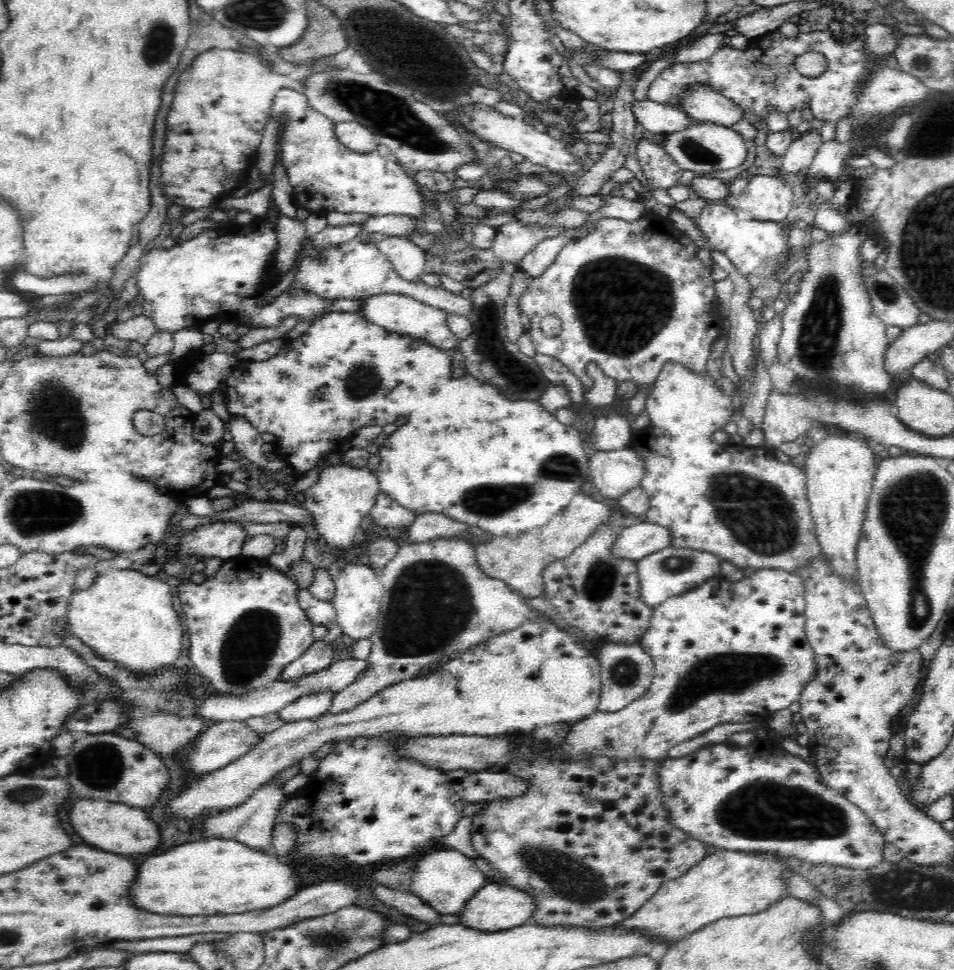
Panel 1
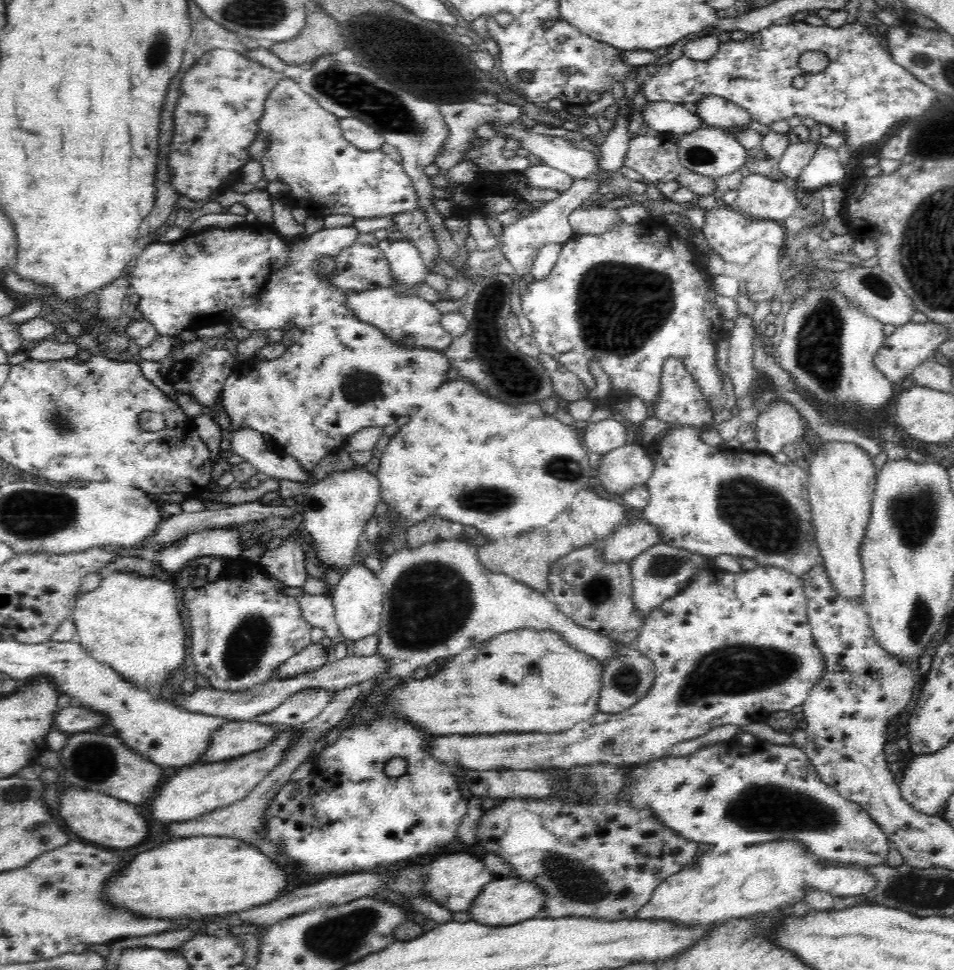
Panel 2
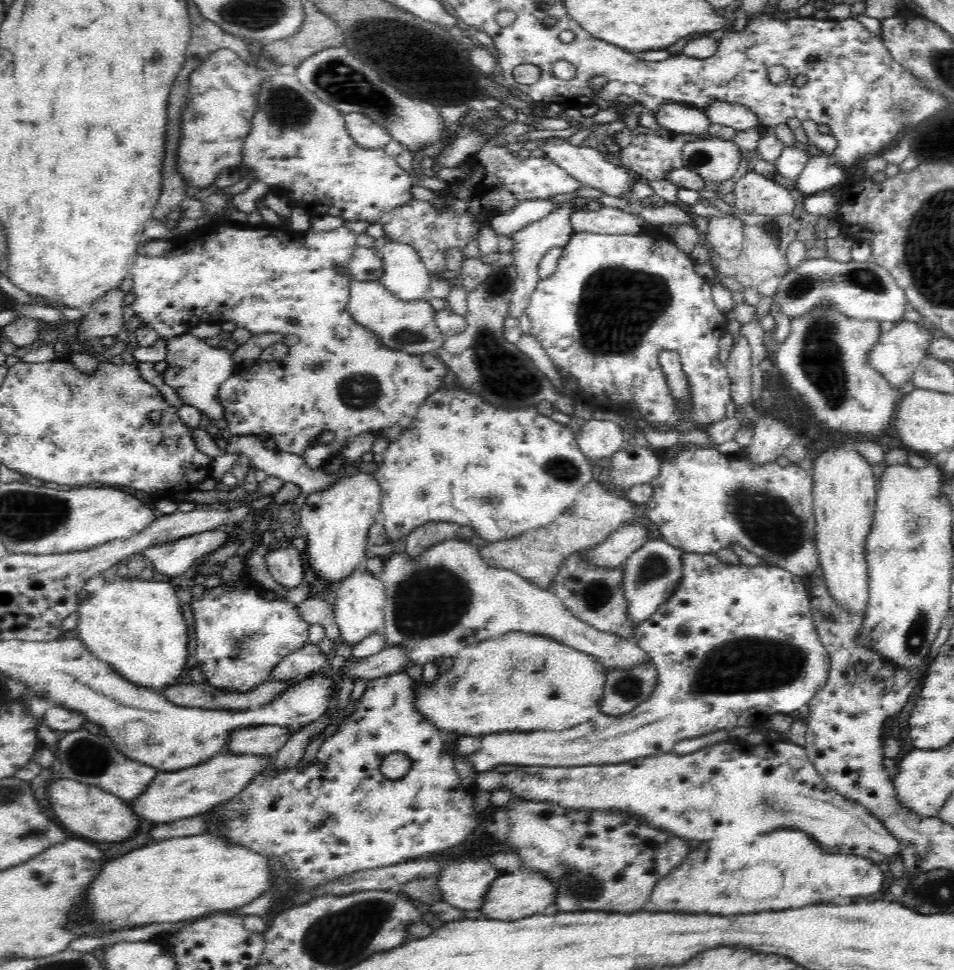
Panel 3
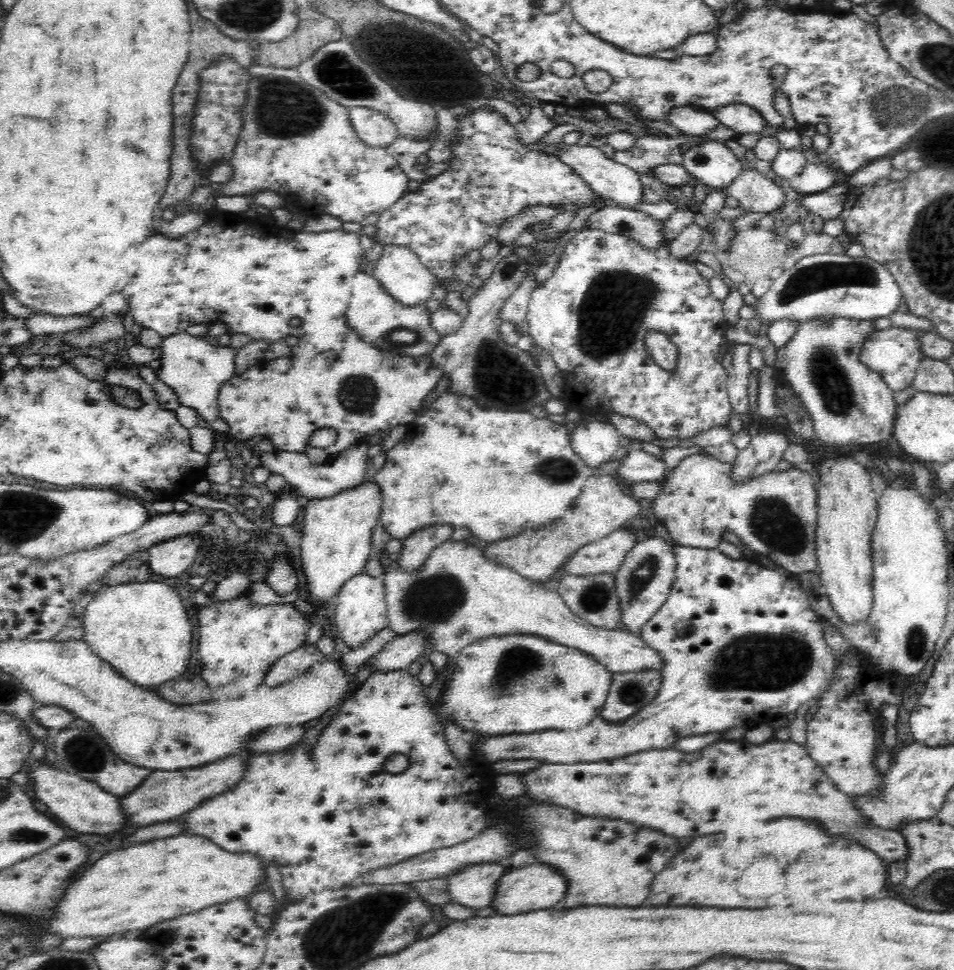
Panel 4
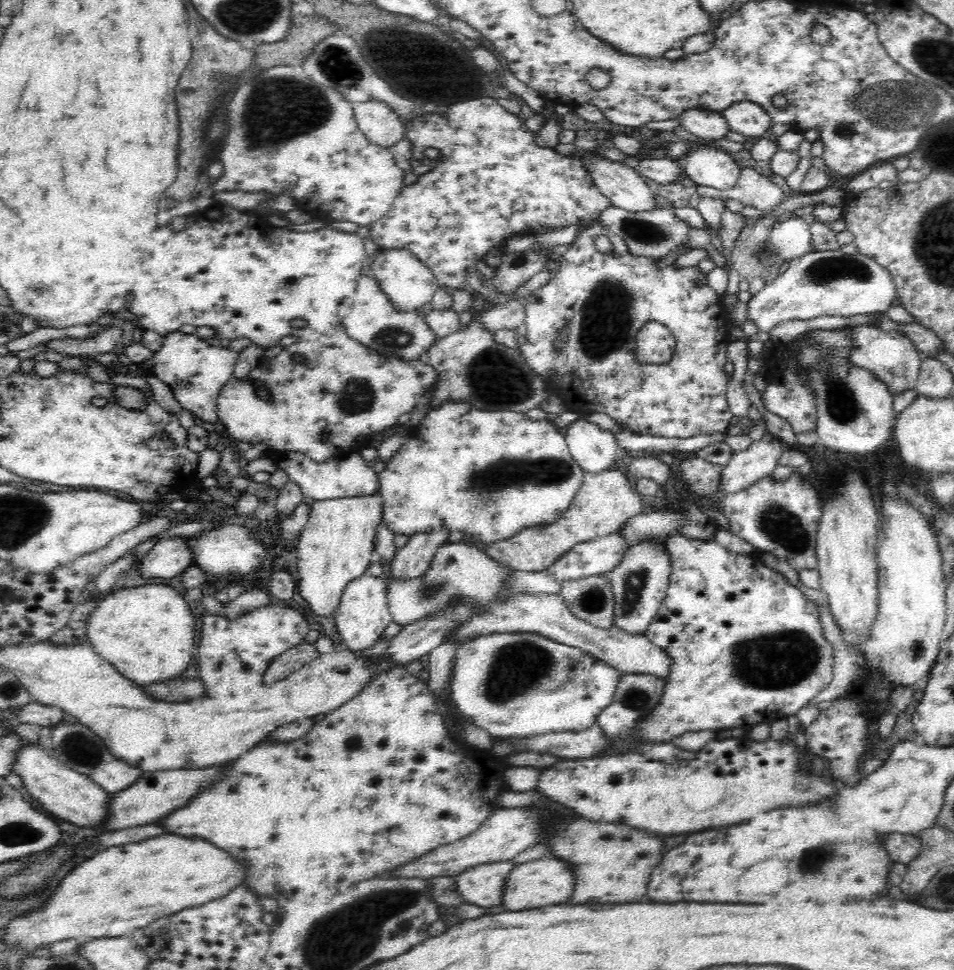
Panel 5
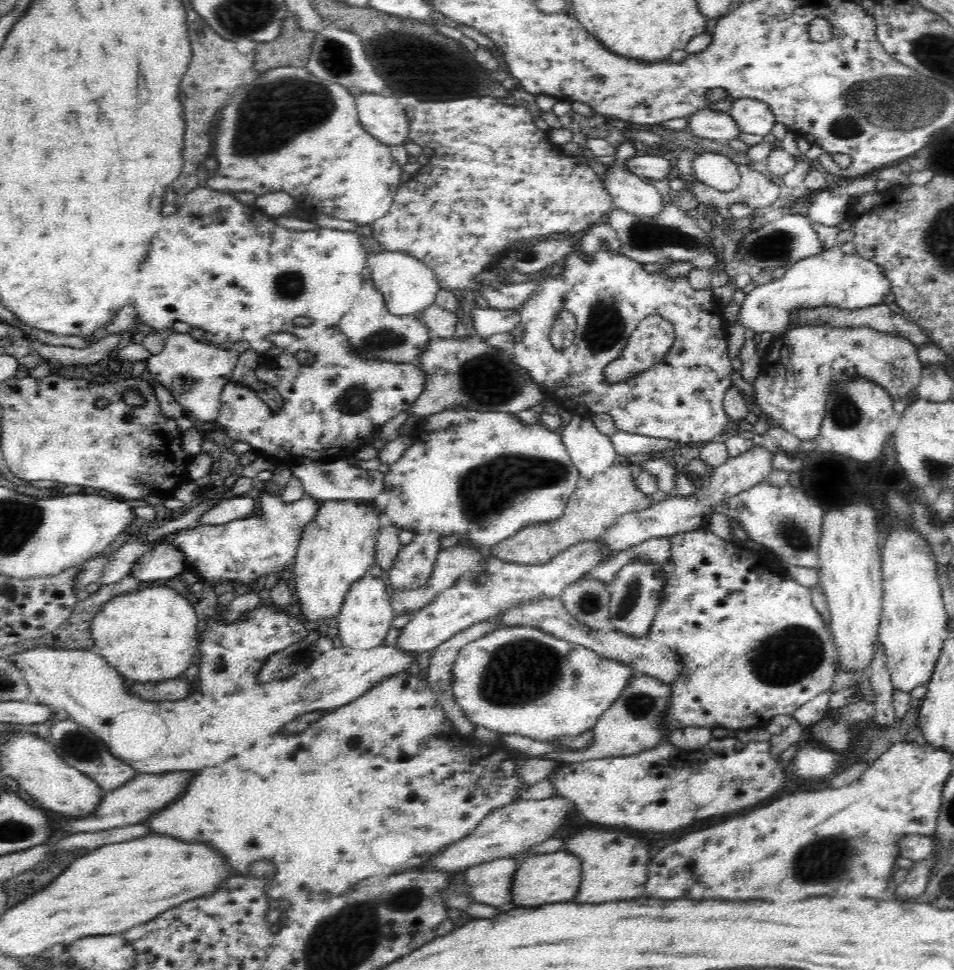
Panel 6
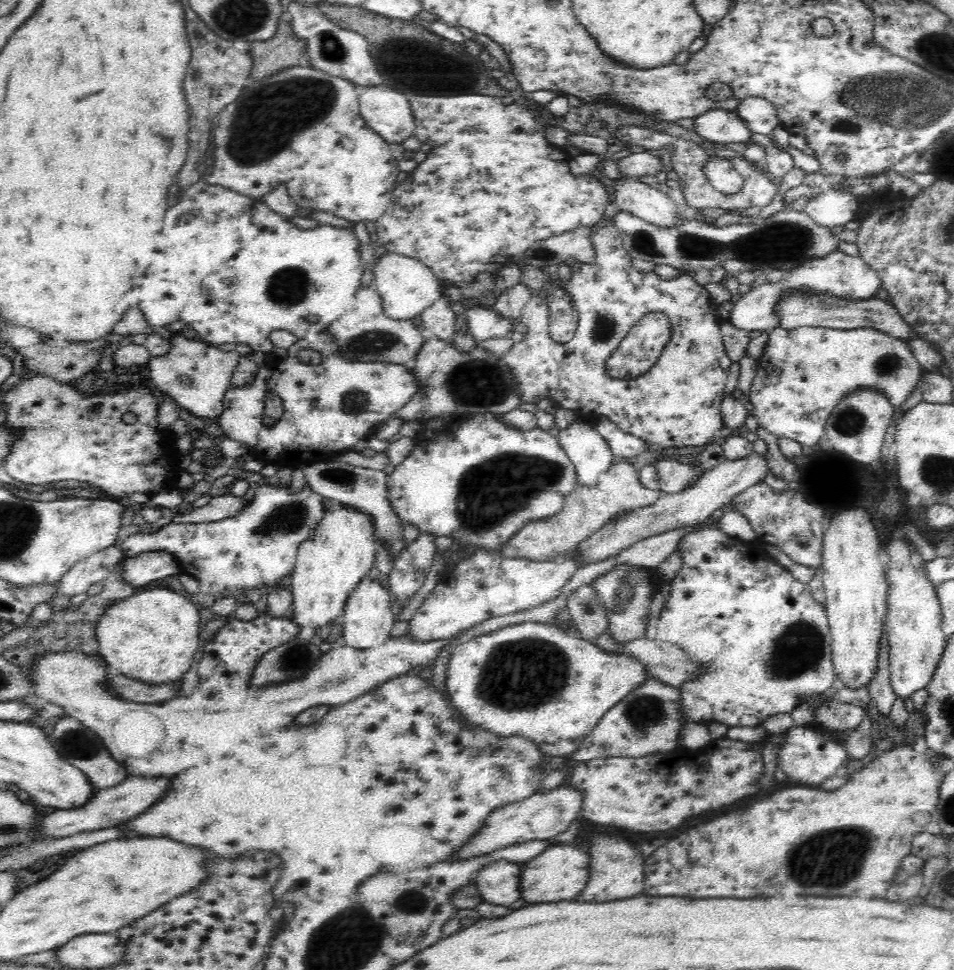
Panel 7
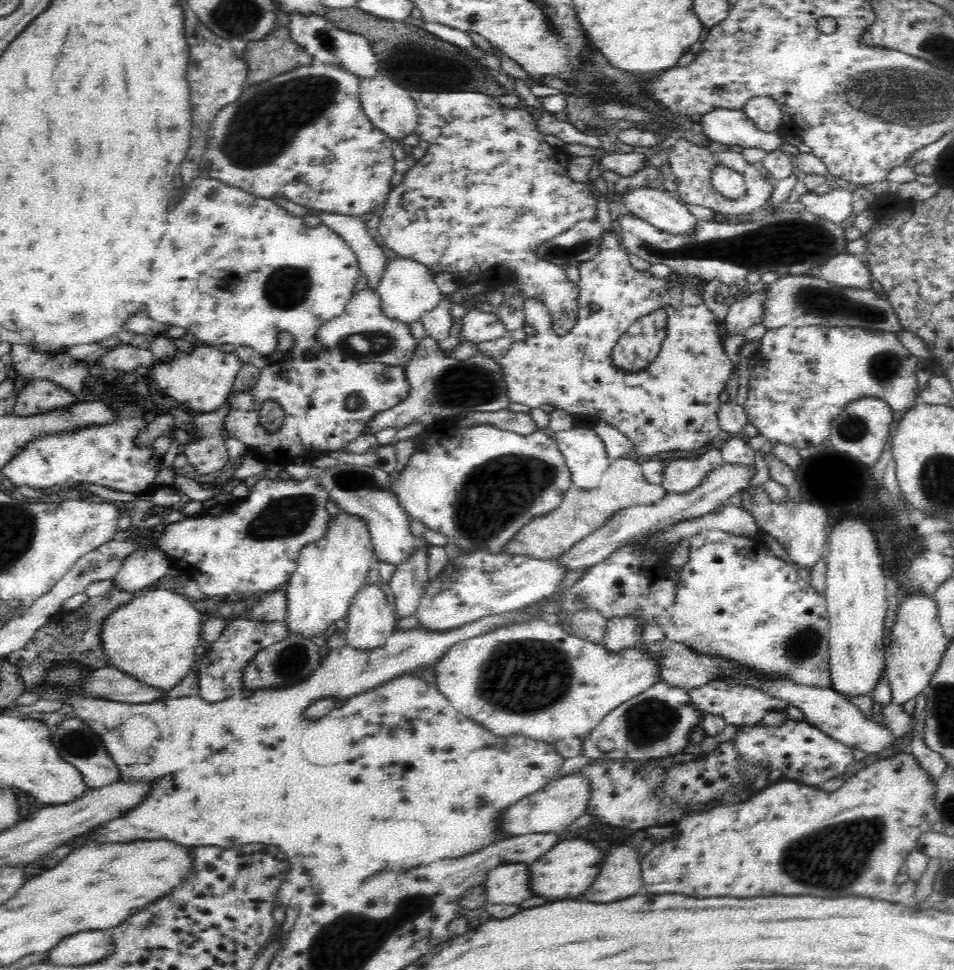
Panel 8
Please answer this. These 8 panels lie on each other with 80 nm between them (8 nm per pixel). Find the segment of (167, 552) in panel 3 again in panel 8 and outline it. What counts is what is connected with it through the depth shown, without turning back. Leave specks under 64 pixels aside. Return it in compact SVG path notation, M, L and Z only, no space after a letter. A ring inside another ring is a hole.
M141 549L129 554L113 577L113 586L124 592L146 590L169 572L171 558L162 550Z

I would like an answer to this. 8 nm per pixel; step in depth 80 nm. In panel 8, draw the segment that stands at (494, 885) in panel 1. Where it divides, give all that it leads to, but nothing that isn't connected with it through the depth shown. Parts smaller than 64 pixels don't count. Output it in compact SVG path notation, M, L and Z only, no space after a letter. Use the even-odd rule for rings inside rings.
M566 839L550 848L542 858L529 865L532 876L532 888L544 898L576 898L584 894L592 882L600 875L600 864L604 860L604 851L592 842L578 839Z

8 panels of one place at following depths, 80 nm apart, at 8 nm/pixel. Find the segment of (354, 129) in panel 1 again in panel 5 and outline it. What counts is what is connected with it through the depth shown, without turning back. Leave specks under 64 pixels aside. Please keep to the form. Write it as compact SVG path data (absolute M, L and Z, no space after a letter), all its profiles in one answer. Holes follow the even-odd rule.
M367 100L355 102L352 107L358 128L370 142L391 147L405 139L406 127L388 103Z

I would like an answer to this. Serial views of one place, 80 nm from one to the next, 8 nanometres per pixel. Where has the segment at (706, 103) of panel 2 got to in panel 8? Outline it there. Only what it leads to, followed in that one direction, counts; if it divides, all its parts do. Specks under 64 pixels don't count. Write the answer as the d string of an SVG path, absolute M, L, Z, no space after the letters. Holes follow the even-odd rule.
M754 97L742 110L758 129L766 132L778 130L783 119L780 105L772 97Z

